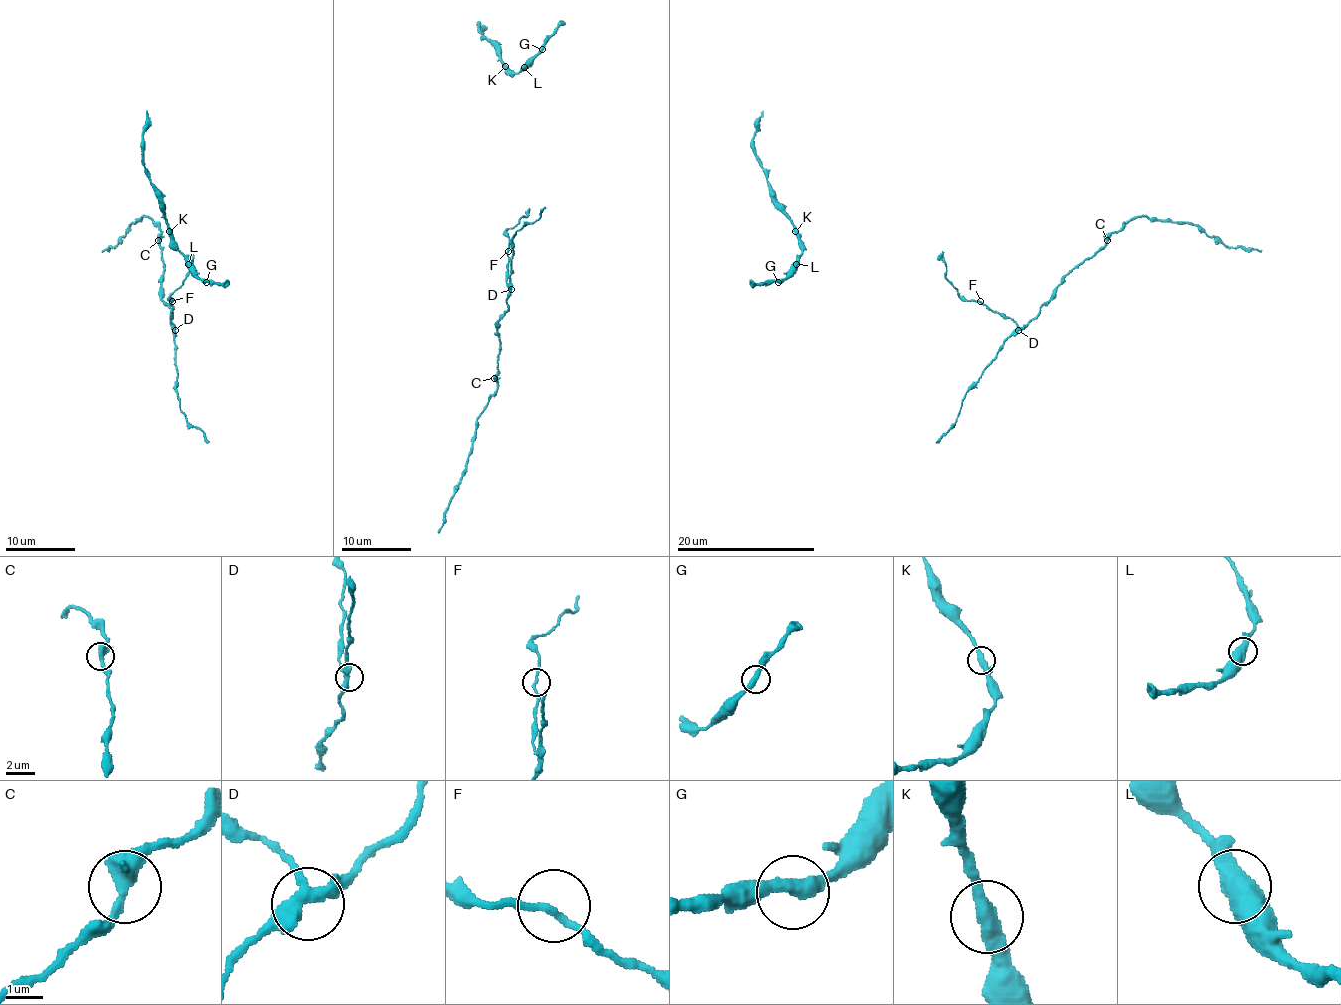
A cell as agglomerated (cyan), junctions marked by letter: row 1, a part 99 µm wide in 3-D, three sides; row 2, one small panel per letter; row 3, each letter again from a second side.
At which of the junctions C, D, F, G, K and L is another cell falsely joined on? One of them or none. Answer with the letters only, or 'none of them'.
none of them

